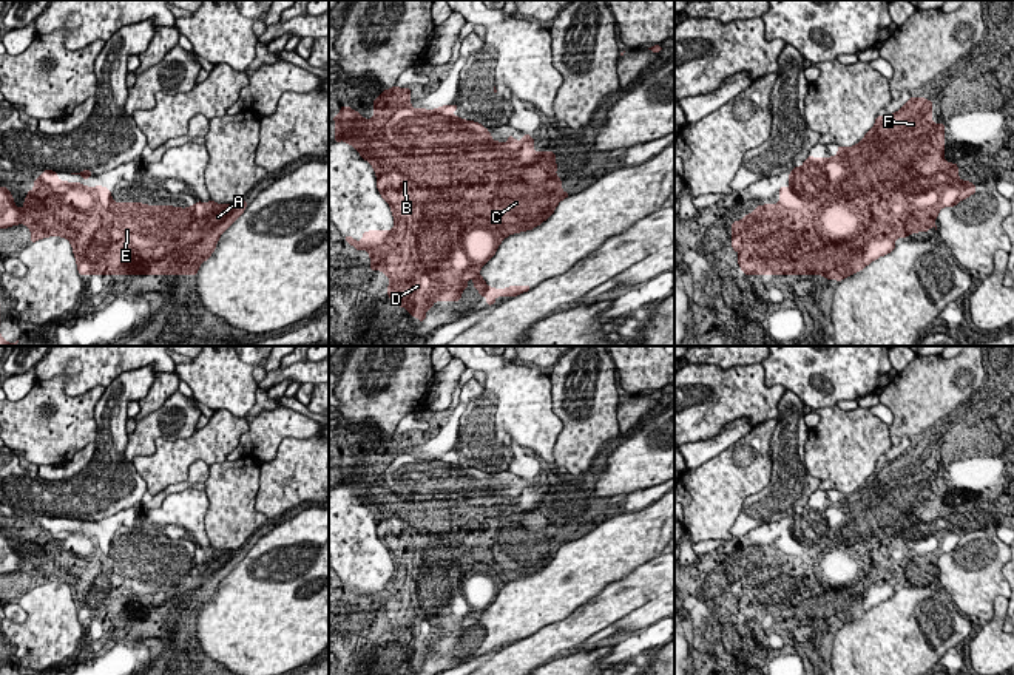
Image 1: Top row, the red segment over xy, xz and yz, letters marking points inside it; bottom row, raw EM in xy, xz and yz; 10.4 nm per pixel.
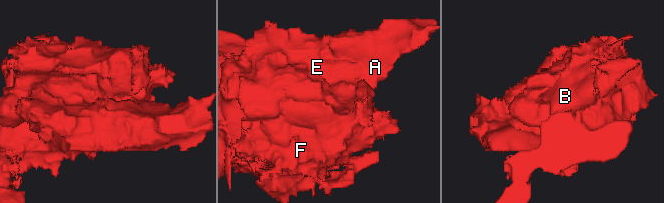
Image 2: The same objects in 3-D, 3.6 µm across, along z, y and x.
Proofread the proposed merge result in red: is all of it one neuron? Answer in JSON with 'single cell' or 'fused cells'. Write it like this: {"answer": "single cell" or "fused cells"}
{"answer": "single cell"}

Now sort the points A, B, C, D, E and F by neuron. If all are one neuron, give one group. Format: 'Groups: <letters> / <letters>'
Groups: A B C D E F

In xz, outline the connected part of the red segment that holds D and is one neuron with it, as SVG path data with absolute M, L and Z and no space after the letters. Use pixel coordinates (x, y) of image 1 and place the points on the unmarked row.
M409 432L384 436L373 446L372 465L361 463L361 459L346 451L338 462L333 462L335 488L344 487L353 491L373 513L377 534L390 551L395 567L392 576L363 578L361 587L355 587L350 581L344 585L357 596L369 598L370 616L381 616L390 626L387 643L400 653L406 653L420 669L426 666L426 656L435 647L460 647L469 624L480 643L488 644L486 652L494 650L497 643L517 643L531 636L531 632L489 633L480 622L480 615L495 601L506 582L540 572L554 559L557 550L570 542L562 536L562 527L556 521L554 497L534 497L534 485L529 480L523 480L522 487L508 482L506 490L494 487L482 470L455 462L458 451L443 451L429 459L428 454L414 454L409 440Z

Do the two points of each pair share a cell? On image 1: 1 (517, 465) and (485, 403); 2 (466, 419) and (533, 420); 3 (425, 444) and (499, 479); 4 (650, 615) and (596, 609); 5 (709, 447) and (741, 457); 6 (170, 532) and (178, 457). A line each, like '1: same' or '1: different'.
1: same
2: different
3: same
4: different
5: different
6: different

